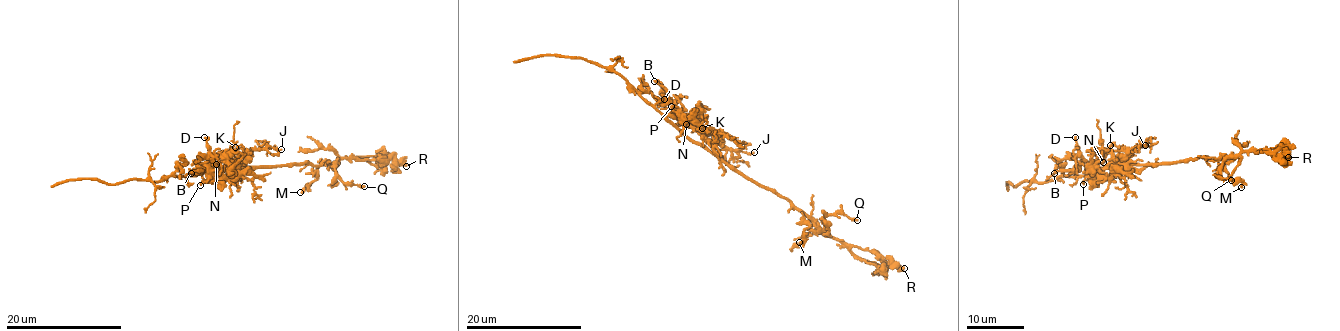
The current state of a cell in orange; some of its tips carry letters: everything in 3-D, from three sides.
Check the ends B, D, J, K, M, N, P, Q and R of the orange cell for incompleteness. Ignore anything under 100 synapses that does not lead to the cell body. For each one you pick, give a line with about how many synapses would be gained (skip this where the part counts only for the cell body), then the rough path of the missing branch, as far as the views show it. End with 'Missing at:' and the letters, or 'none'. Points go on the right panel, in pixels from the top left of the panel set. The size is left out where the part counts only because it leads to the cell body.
Missing at: none

